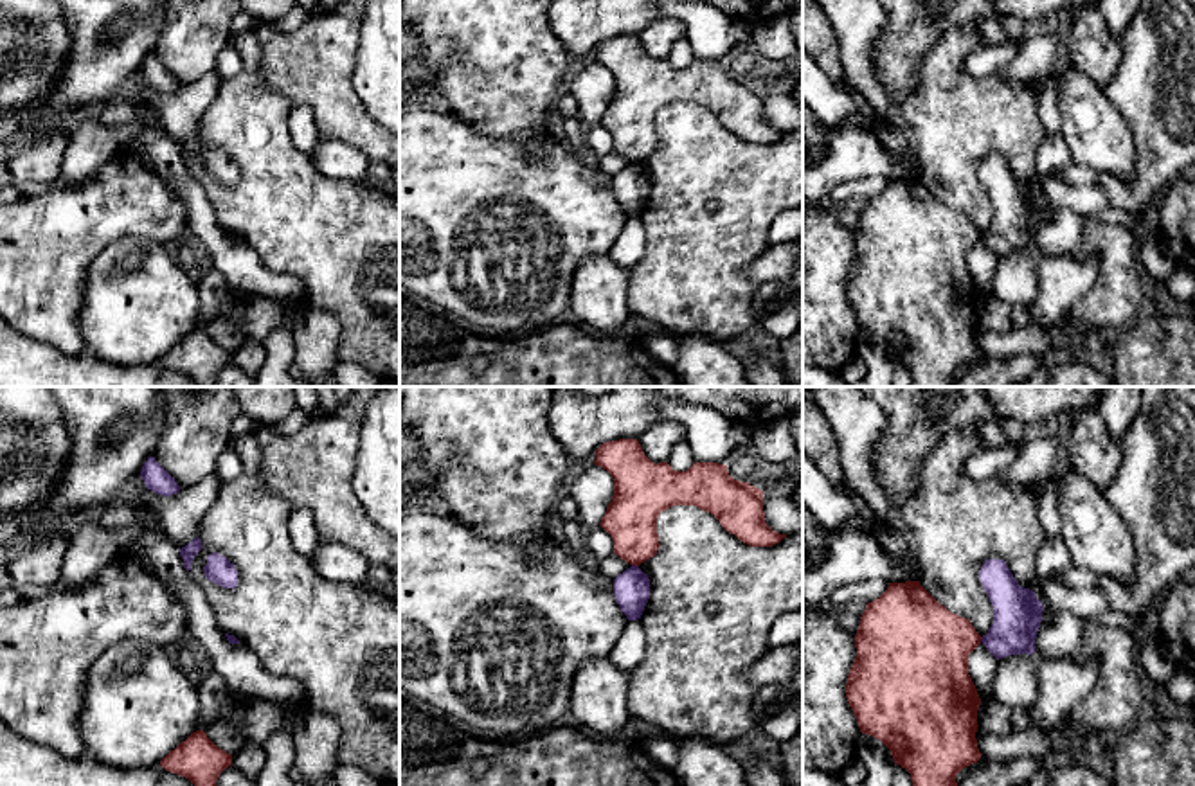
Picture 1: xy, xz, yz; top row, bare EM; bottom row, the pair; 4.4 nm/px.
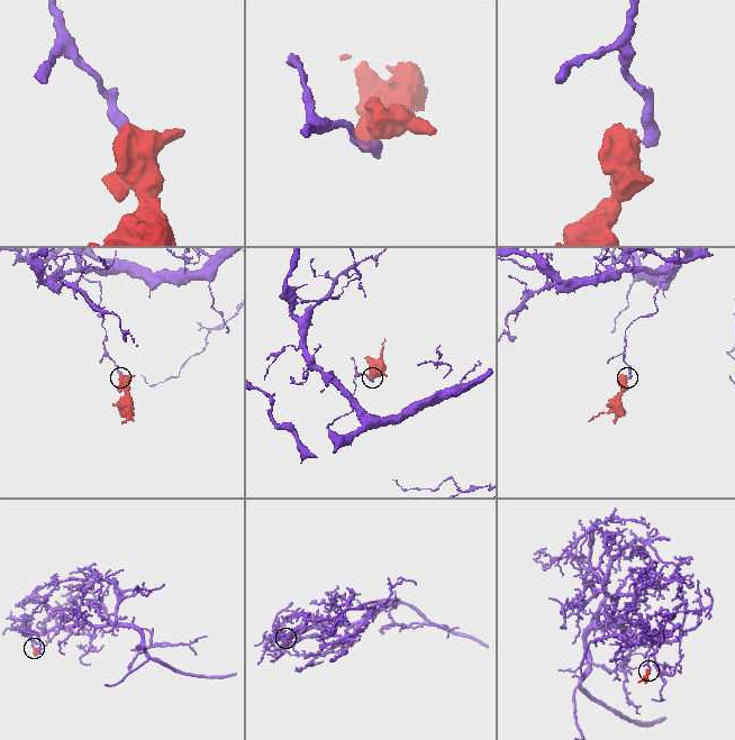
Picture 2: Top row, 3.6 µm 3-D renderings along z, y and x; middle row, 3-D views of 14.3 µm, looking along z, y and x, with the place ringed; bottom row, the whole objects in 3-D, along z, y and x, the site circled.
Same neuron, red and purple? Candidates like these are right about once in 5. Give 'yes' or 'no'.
no

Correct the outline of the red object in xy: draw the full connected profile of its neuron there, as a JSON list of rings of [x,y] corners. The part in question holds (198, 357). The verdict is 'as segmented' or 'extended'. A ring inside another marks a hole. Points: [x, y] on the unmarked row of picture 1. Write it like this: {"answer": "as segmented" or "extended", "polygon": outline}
{"answer": "as segmented", "polygon": [[[203,327],[193,329],[158,363],[189,376],[198,387],[216,387],[220,371],[232,362],[232,353],[218,345]]]}

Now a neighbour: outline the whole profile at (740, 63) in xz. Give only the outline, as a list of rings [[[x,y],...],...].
[[[741,47],[731,50],[725,63],[727,63],[729,72],[734,77],[749,79],[749,81],[754,79],[754,72],[756,72],[754,56],[743,50]]]

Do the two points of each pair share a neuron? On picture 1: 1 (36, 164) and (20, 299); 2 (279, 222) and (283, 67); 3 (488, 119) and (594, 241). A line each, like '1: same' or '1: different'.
1: different
2: different
3: different

